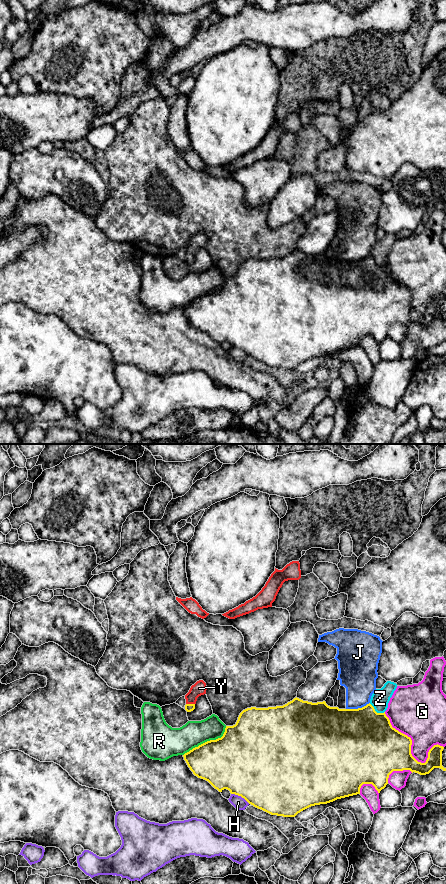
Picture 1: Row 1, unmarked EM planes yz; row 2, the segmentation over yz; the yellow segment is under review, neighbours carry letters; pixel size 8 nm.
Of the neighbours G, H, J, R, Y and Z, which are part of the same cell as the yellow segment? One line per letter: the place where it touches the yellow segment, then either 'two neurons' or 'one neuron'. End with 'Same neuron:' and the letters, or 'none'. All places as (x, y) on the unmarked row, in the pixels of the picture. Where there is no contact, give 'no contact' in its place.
G: contact yz (410, 302); two neurons
H: contact yz (240, 347); two neurons
J: contact yz (358, 260); two neurons
R: contact yz (207, 293); two neurons
Y: contact yz (190, 256); one neuron
Z: contact yz (375, 263); two neurons
Same neuron: Y

